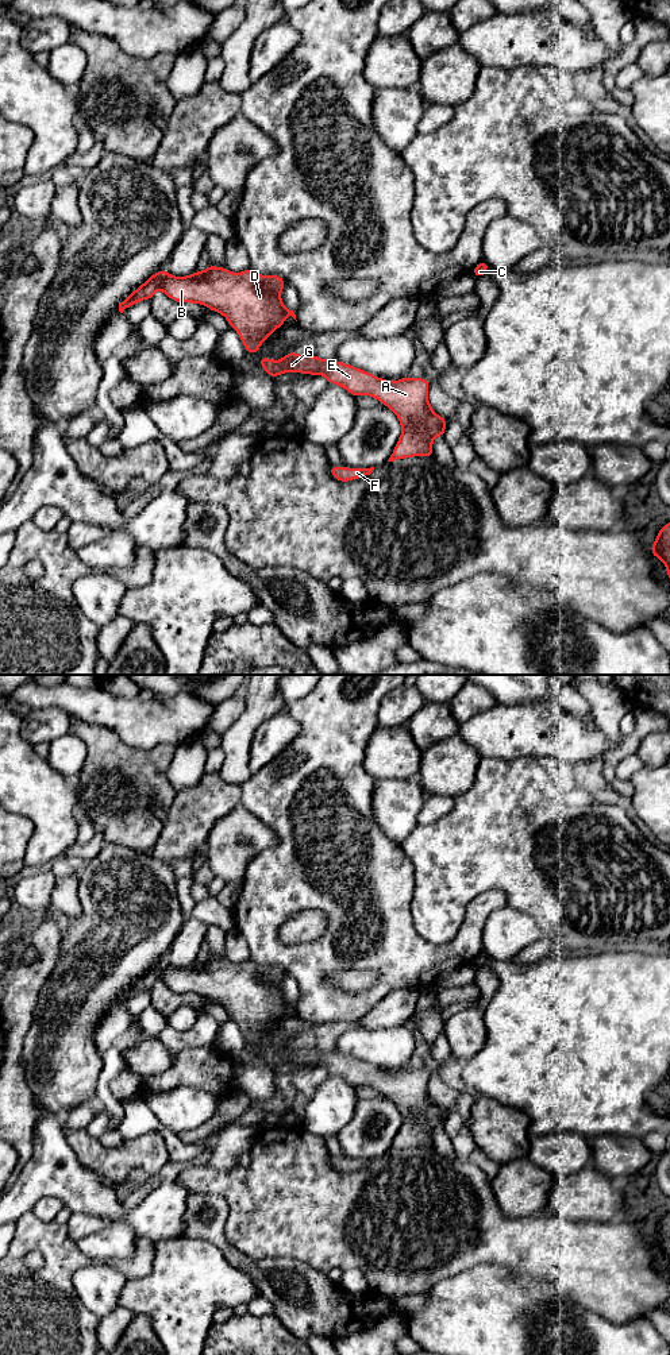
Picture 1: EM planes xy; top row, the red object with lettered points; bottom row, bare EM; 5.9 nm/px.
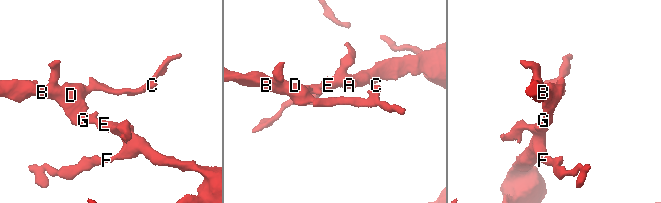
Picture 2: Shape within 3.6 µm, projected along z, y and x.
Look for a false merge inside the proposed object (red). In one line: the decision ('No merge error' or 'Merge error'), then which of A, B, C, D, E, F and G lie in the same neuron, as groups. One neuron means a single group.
No merge error. Groups: A B C D E F G

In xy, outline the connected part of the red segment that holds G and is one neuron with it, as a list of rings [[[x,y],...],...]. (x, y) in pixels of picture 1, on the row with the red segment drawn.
[[[294,351],[281,360],[266,356],[259,359],[261,367],[272,377],[281,372],[324,375],[331,385],[346,389],[355,398],[370,395],[388,406],[401,424],[401,435],[388,462],[404,458],[434,458],[432,441],[446,432],[447,420],[435,414],[427,398],[430,382],[426,378],[411,378],[389,382],[339,360],[326,360]]]

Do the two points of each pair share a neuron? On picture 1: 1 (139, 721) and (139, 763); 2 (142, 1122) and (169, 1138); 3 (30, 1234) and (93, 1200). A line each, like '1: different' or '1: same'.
1: different
2: same
3: different

